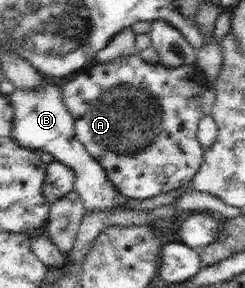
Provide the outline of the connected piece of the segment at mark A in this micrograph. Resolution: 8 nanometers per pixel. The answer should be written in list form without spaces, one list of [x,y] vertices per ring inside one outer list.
[[[132,54],[131,56],[118,58],[110,62],[91,63],[86,72],[78,74],[78,76],[62,87],[62,101],[64,101],[68,112],[74,117],[74,134],[76,138],[86,147],[86,151],[102,165],[114,188],[124,197],[144,200],[162,192],[170,192],[174,188],[186,186],[192,180],[192,177],[198,173],[198,170],[200,170],[204,158],[204,149],[198,140],[197,132],[200,119],[204,116],[200,109],[200,99],[202,99],[202,92],[207,89],[207,82],[206,76],[202,74],[202,71],[196,64],[178,67],[164,66],[160,62],[150,64],[150,62],[142,61],[142,58],[137,56],[137,54]]]

